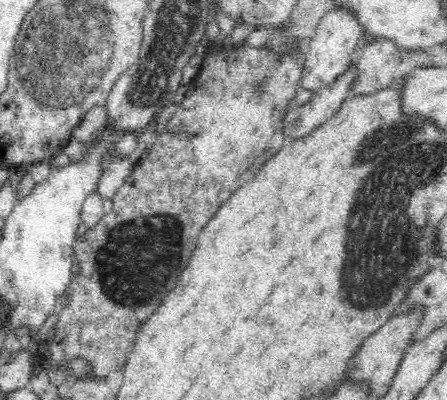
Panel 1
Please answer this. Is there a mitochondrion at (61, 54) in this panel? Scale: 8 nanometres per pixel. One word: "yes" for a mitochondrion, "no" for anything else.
yes

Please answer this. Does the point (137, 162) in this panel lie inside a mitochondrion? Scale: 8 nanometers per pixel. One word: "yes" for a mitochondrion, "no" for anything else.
no

